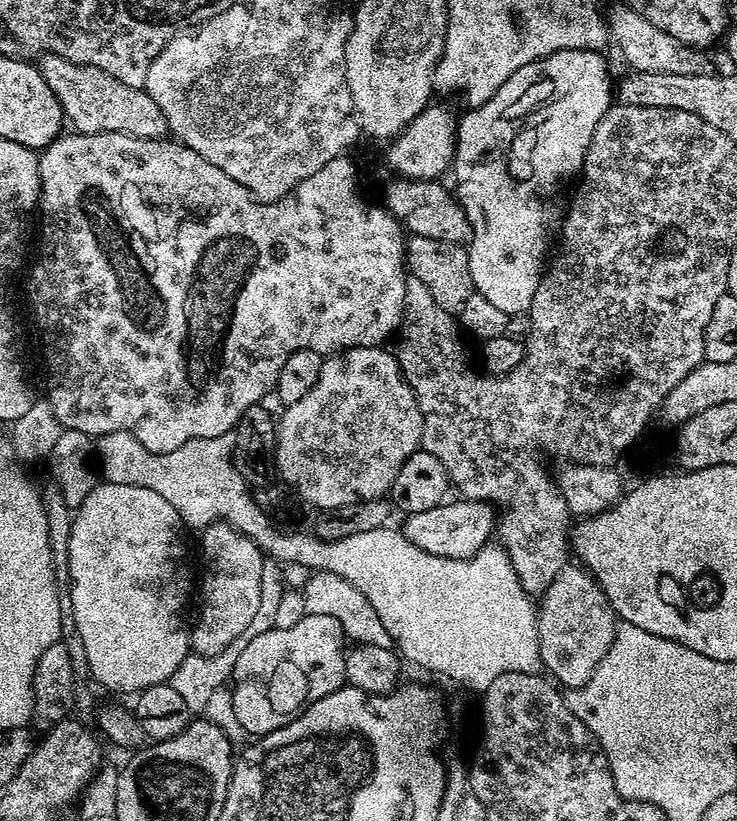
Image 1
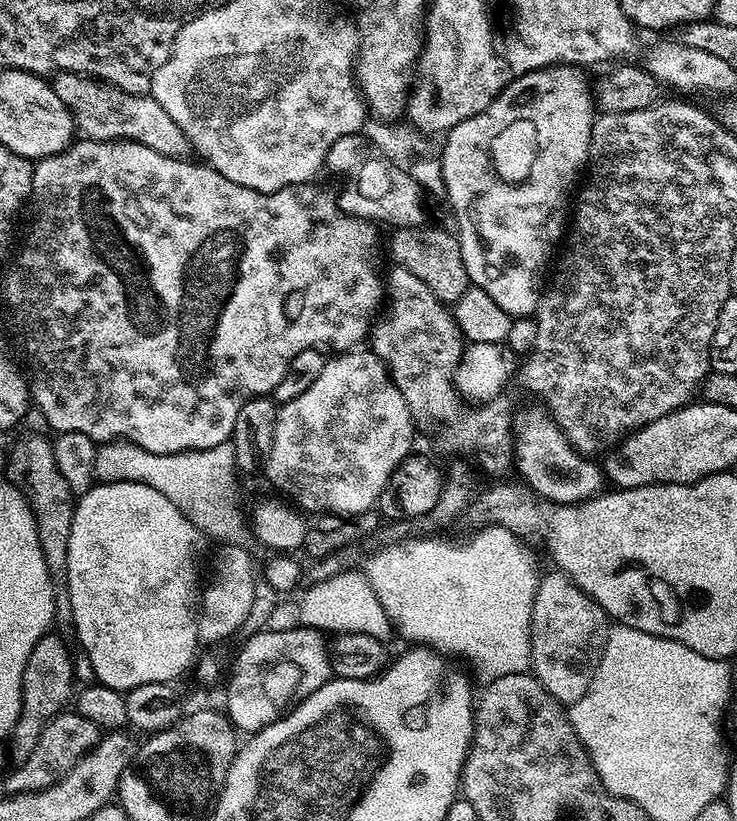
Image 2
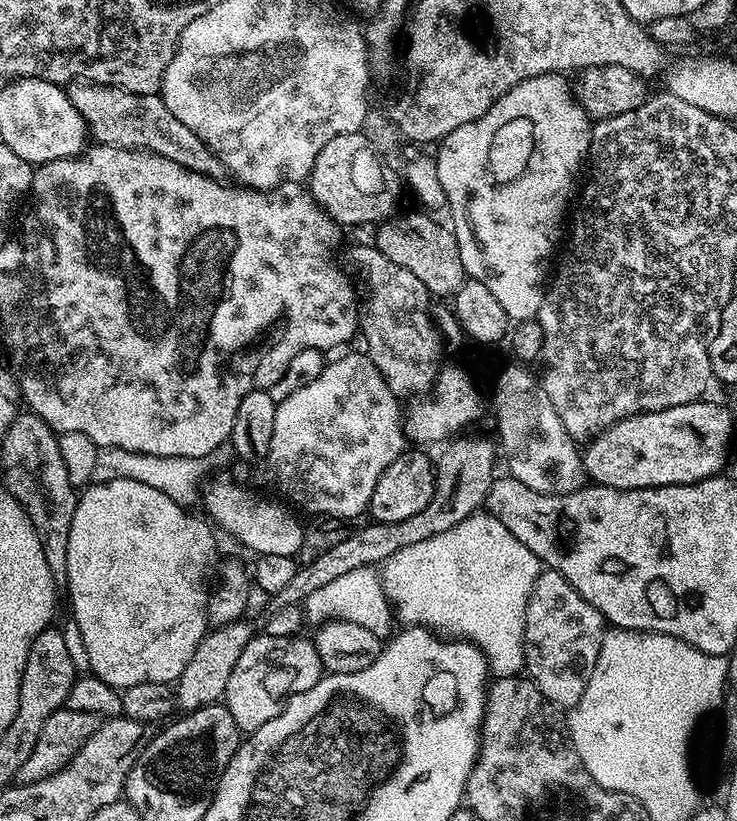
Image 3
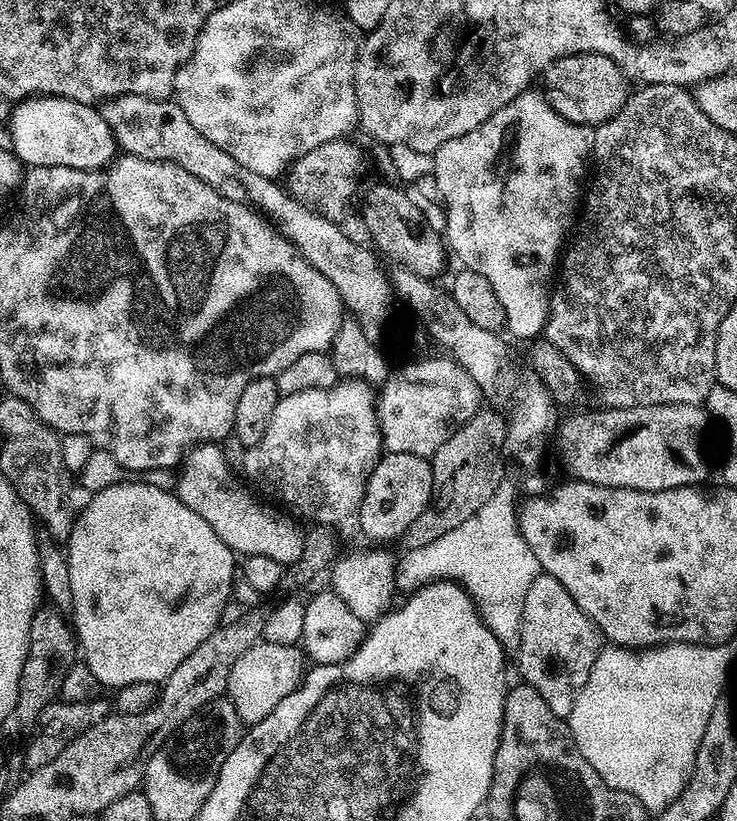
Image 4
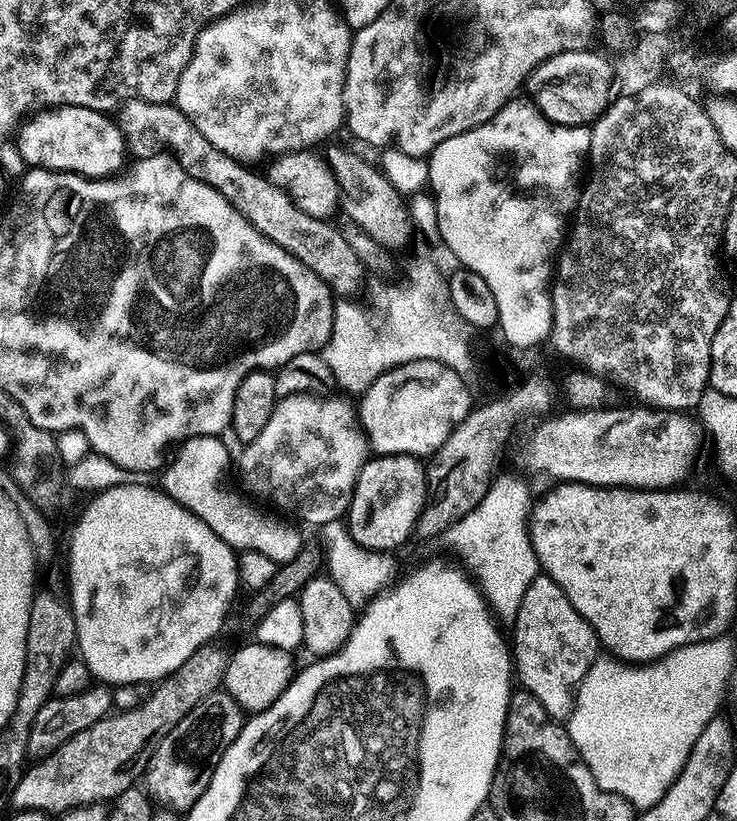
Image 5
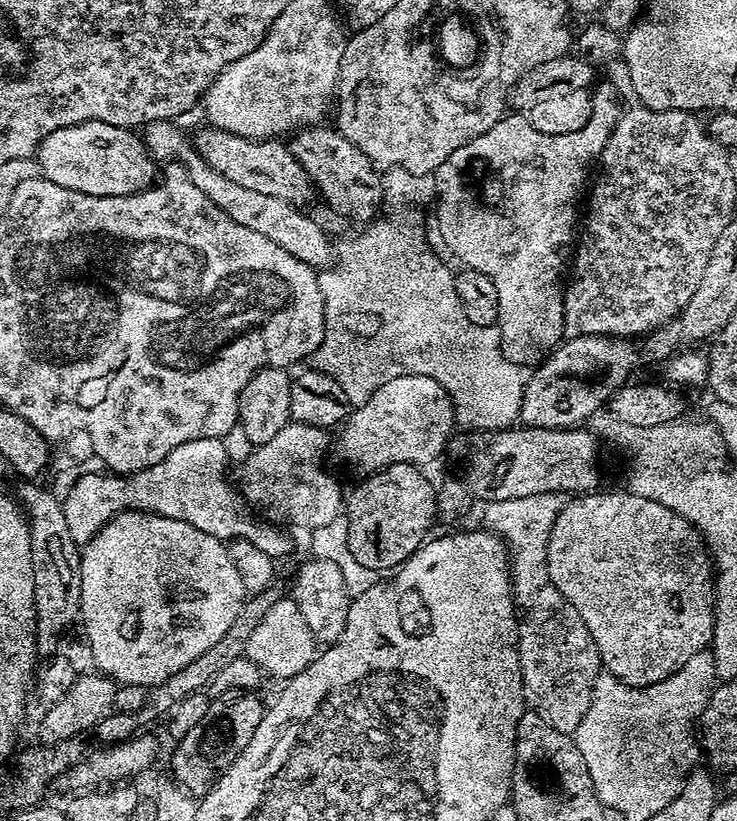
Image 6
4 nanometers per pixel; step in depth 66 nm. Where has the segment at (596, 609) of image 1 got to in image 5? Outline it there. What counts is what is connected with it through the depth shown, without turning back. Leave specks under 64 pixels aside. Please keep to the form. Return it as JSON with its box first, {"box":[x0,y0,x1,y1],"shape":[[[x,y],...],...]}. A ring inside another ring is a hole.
{"box":[511,574,598,722],"shape":[[[538,574],[522,594],[522,606],[514,617],[516,644],[511,645],[518,684],[529,692],[557,722],[567,721],[576,706],[576,690],[598,658],[598,641],[590,622],[570,606],[570,598],[550,577]]]}

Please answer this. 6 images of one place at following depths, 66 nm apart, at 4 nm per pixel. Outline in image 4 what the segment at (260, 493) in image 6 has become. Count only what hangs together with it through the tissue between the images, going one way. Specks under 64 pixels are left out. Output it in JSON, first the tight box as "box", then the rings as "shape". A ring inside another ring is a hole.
{"box":[243,378,382,526],"shape":[[[344,378],[329,388],[302,390],[298,394],[280,396],[276,400],[274,414],[270,414],[262,442],[243,453],[244,472],[253,484],[251,487],[257,493],[265,492],[273,496],[277,501],[272,500],[277,505],[291,510],[297,517],[305,516],[312,520],[308,522],[313,525],[336,526],[339,520],[351,517],[360,506],[368,473],[382,455],[377,393],[372,388],[373,385],[367,380]]]}

